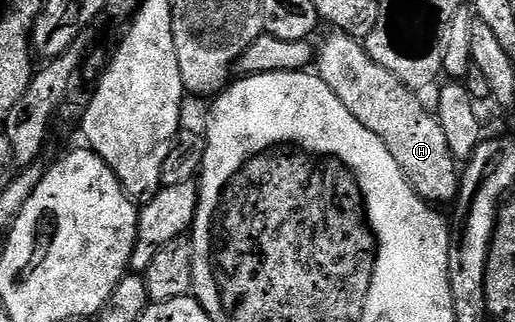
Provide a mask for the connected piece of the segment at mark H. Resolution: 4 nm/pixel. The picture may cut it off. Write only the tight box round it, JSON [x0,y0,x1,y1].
[315,31,459,202]

